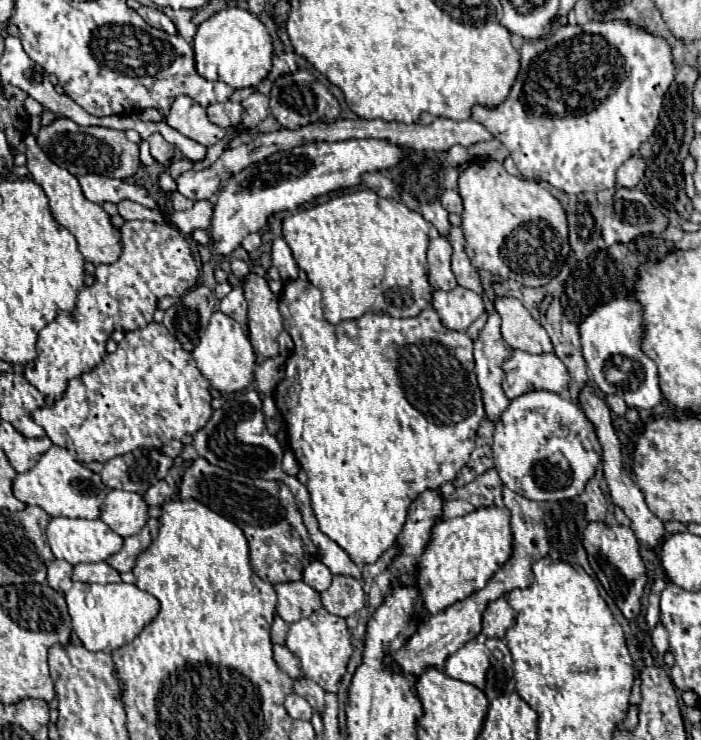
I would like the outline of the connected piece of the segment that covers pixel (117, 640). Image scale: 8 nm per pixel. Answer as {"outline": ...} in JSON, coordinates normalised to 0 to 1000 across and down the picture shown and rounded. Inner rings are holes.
{"outline":[[[106,786],[106,792],[94,800],[97,827],[103,832],[103,849],[117,865],[117,870],[137,881],[160,881],[177,870],[185,870],[208,843],[214,843],[225,827],[228,814],[223,805],[200,797],[191,789],[168,786],[168,789],[120,789]]]}

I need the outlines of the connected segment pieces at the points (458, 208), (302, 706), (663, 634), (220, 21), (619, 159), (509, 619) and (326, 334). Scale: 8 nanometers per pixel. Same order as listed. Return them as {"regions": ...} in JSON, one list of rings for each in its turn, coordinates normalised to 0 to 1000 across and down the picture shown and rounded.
{"regions":[[[[636,257],[633,262],[631,262],[631,278],[639,284],[639,286],[650,286],[650,289],[656,289],[659,284],[662,284],[662,278],[659,278],[659,268],[656,268],[656,262],[650,259],[650,257]]],[[[414,938],[405,949],[414,970],[428,970],[428,973],[442,973],[445,970],[445,957],[442,951],[431,943],[431,941],[422,941],[422,938]]],[[[944,843],[930,849],[930,868],[933,868],[933,873],[936,873],[936,878],[942,884],[947,884],[953,878],[953,854],[950,854],[950,849]]],[[[320,11],[282,35],[277,49],[280,92],[294,108],[317,108],[331,119],[365,119],[388,92],[388,49],[351,11]]],[[[884,27],[867,32],[839,30],[833,35],[807,32],[779,54],[748,57],[742,84],[745,92],[728,122],[728,132],[708,146],[676,143],[670,159],[685,165],[725,200],[748,241],[776,243],[807,262],[876,254],[879,230],[936,176],[947,127],[964,100],[953,57]]],[[[722,808],[702,814],[688,838],[688,857],[696,862],[719,862],[722,851],[736,843],[736,827],[728,822]]],[[[422,376],[405,386],[405,392],[399,397],[399,422],[408,430],[408,446],[417,454],[422,470],[408,489],[408,508],[397,519],[391,541],[394,541],[399,559],[405,562],[408,573],[411,573],[408,578],[411,578],[417,611],[419,611],[422,622],[428,624],[431,635],[439,641],[437,657],[439,657],[439,665],[445,673],[445,689],[454,700],[456,716],[471,730],[476,730],[485,741],[491,741],[508,762],[531,762],[565,732],[565,724],[571,722],[571,716],[579,705],[582,684],[588,681],[588,676],[596,668],[602,668],[605,662],[628,659],[633,651],[645,651],[650,646],[650,641],[656,638],[656,632],[670,619],[670,611],[676,605],[679,581],[690,565],[688,530],[685,530],[685,522],[682,522],[682,514],[676,505],[673,459],[665,449],[650,449],[650,446],[636,443],[628,435],[628,427],[616,414],[608,416],[605,422],[599,422],[599,427],[593,427],[593,430],[565,432],[553,424],[525,422],[514,432],[494,432],[494,435],[485,435],[485,441],[476,441],[459,427],[456,392],[451,392],[442,384],[442,378],[437,378],[437,376]]]]}

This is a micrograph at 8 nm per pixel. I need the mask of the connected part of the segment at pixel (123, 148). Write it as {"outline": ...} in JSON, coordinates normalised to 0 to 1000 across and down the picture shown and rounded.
{"outline":[[[80,159],[74,168],[60,170],[54,184],[54,197],[60,205],[86,227],[97,230],[106,238],[117,235],[146,235],[157,241],[171,241],[180,243],[185,241],[197,224],[197,195],[185,192],[177,178],[148,173],[148,170],[111,170],[108,165],[97,159]]]}

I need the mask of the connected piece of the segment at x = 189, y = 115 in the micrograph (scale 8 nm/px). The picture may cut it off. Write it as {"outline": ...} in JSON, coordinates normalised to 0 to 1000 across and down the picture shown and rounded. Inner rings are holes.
{"outline":[[[254,130],[245,138],[237,165],[245,173],[251,173],[254,178],[260,178],[262,184],[268,184],[291,197],[302,197],[320,186],[320,176],[314,170],[302,168],[294,157],[294,146],[288,146],[271,130]]]}

